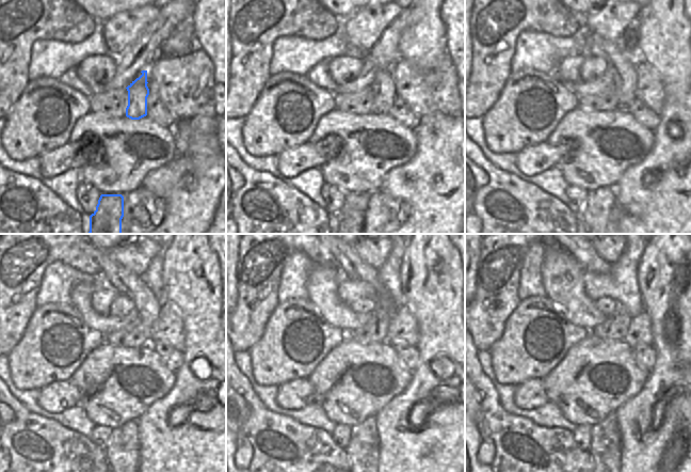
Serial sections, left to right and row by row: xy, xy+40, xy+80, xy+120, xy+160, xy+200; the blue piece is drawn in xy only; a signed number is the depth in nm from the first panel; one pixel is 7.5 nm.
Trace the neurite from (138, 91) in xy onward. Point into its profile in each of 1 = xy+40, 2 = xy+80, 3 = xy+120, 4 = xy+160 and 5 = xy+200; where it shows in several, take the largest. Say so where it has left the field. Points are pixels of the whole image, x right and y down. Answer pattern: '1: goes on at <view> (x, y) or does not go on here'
1: goes on at xy+40 (383, 88)
2: goes on at xy+80 (619, 53)
3: goes on at xy+120 (147, 305)
4: goes on at xy+160 (349, 263)
5: goes on at xy+200 (585, 255)

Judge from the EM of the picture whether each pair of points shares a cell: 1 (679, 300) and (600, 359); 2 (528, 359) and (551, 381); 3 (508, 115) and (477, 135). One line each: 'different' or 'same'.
1: different
2: different
3: different

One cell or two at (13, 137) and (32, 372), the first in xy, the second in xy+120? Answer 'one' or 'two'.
one

